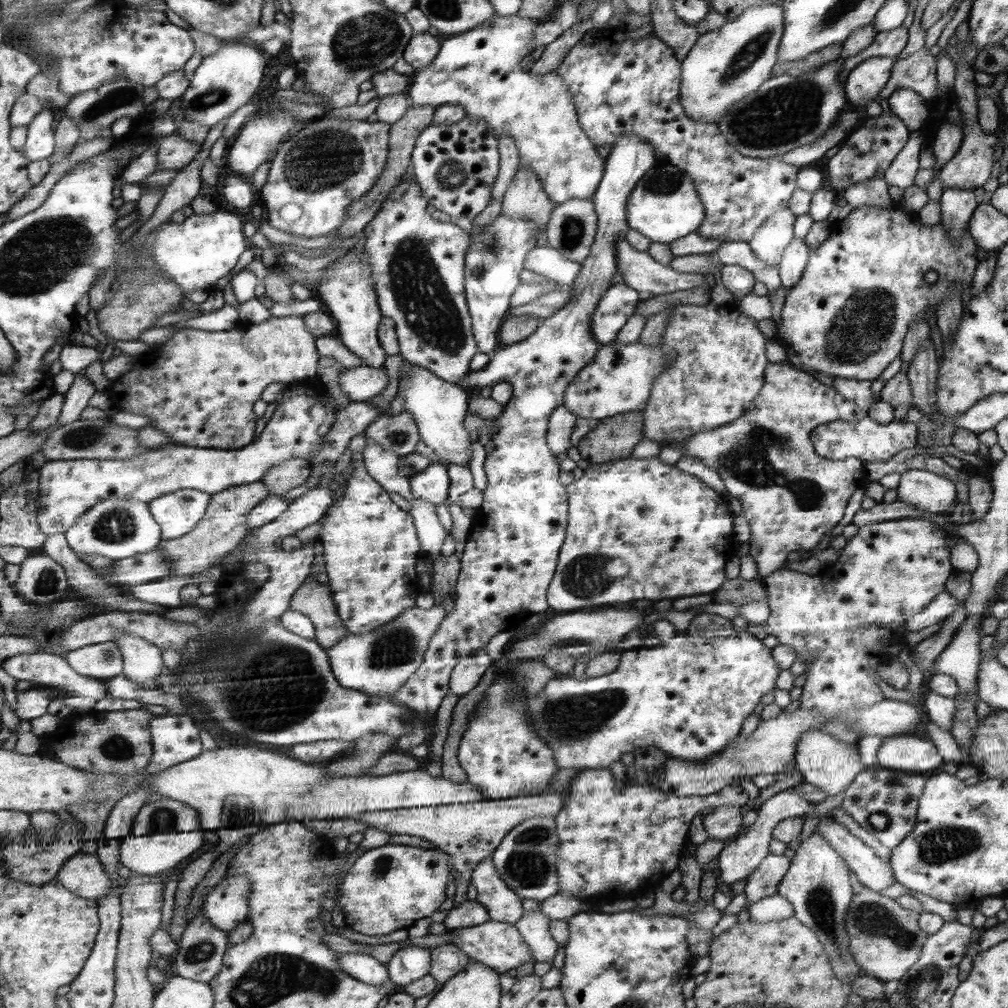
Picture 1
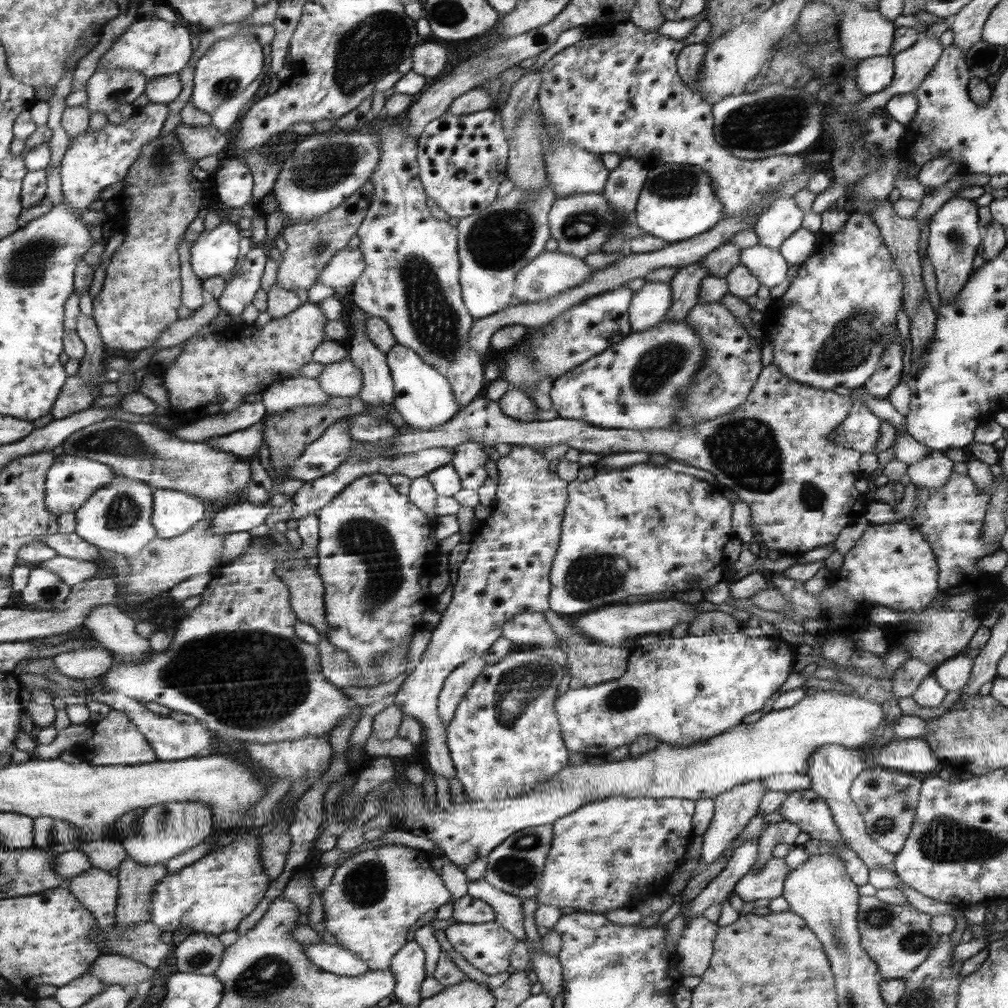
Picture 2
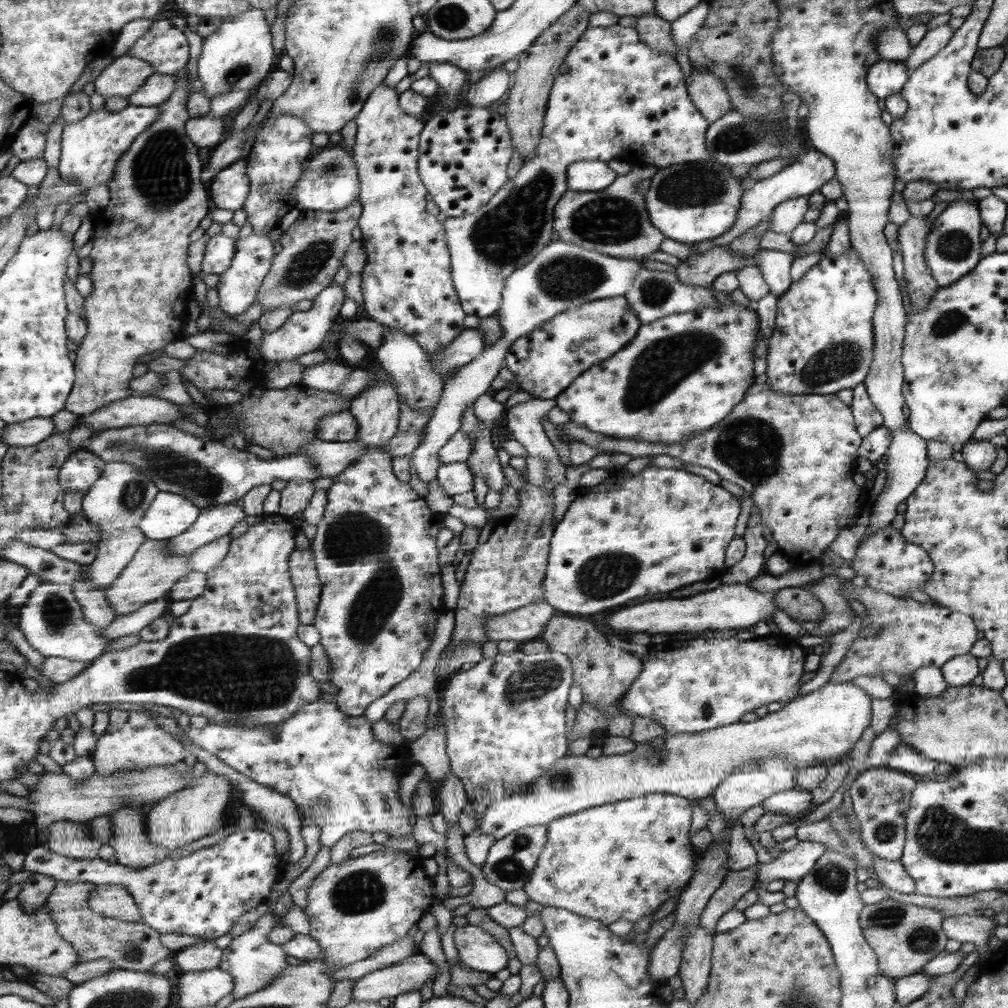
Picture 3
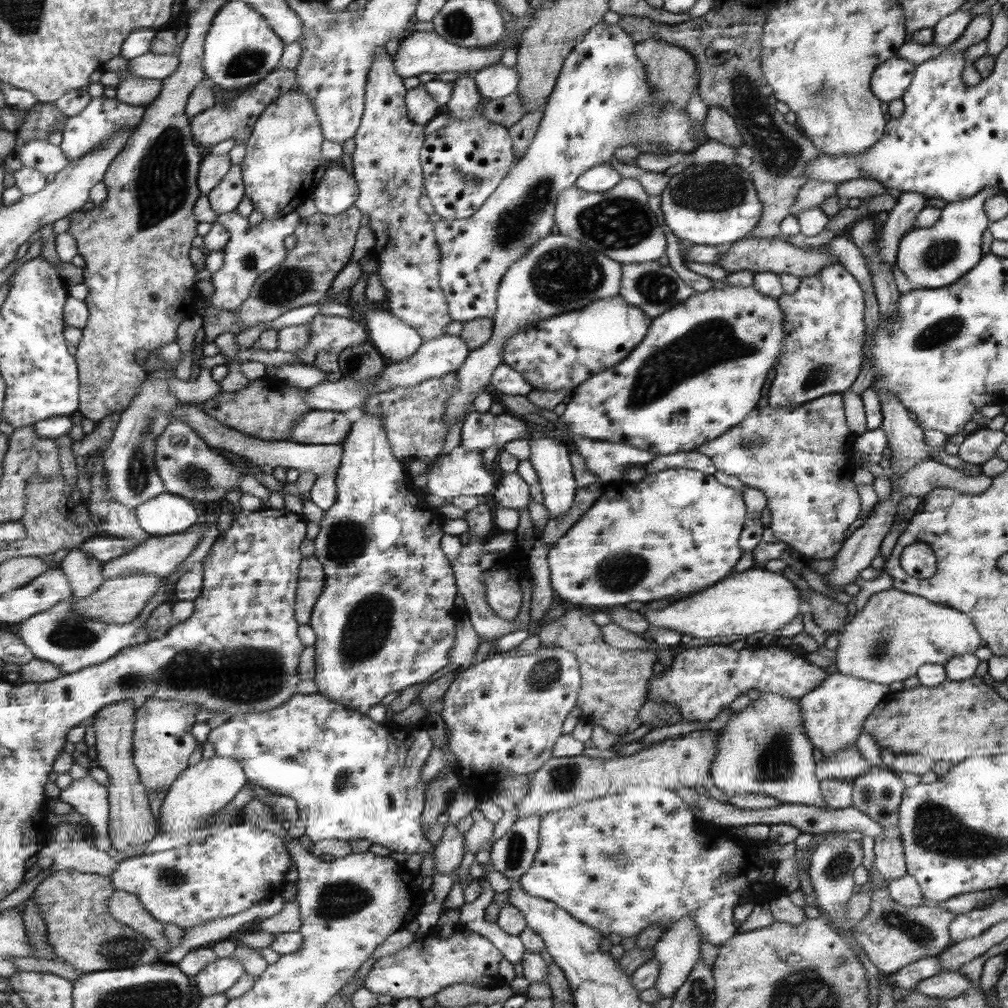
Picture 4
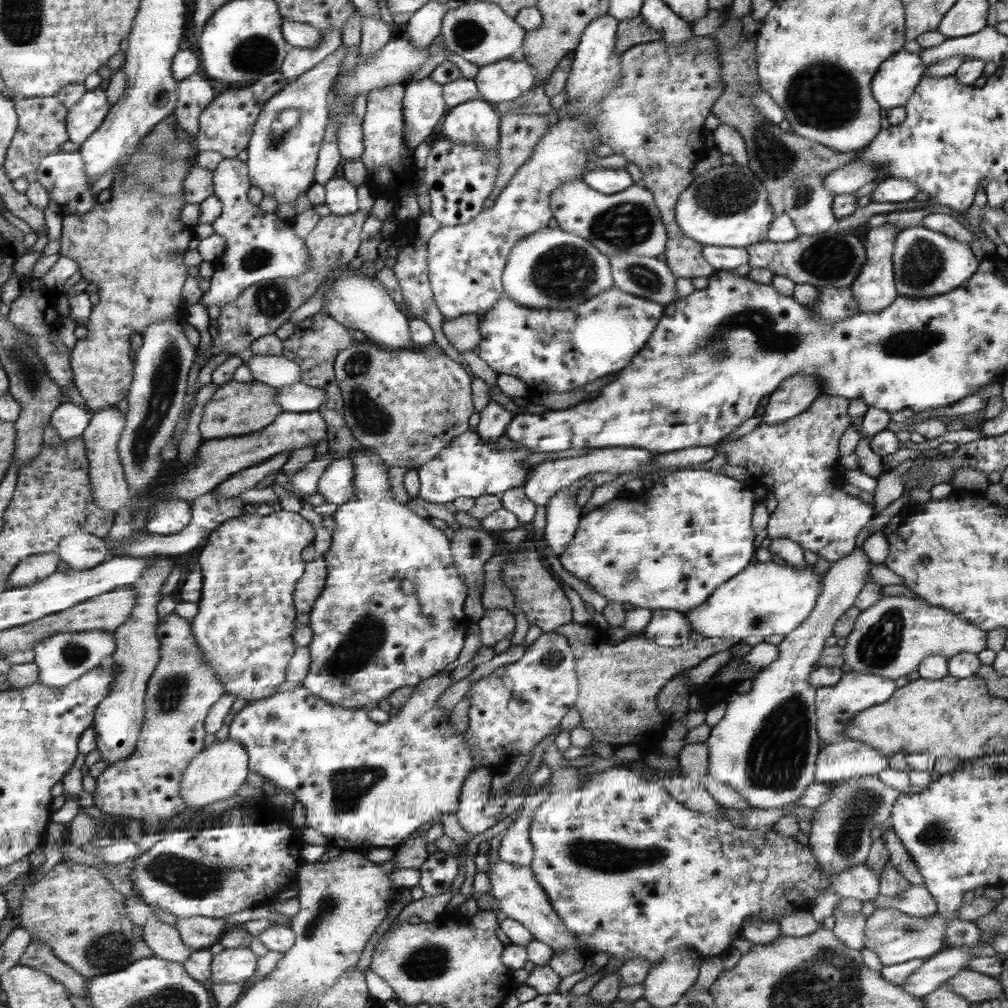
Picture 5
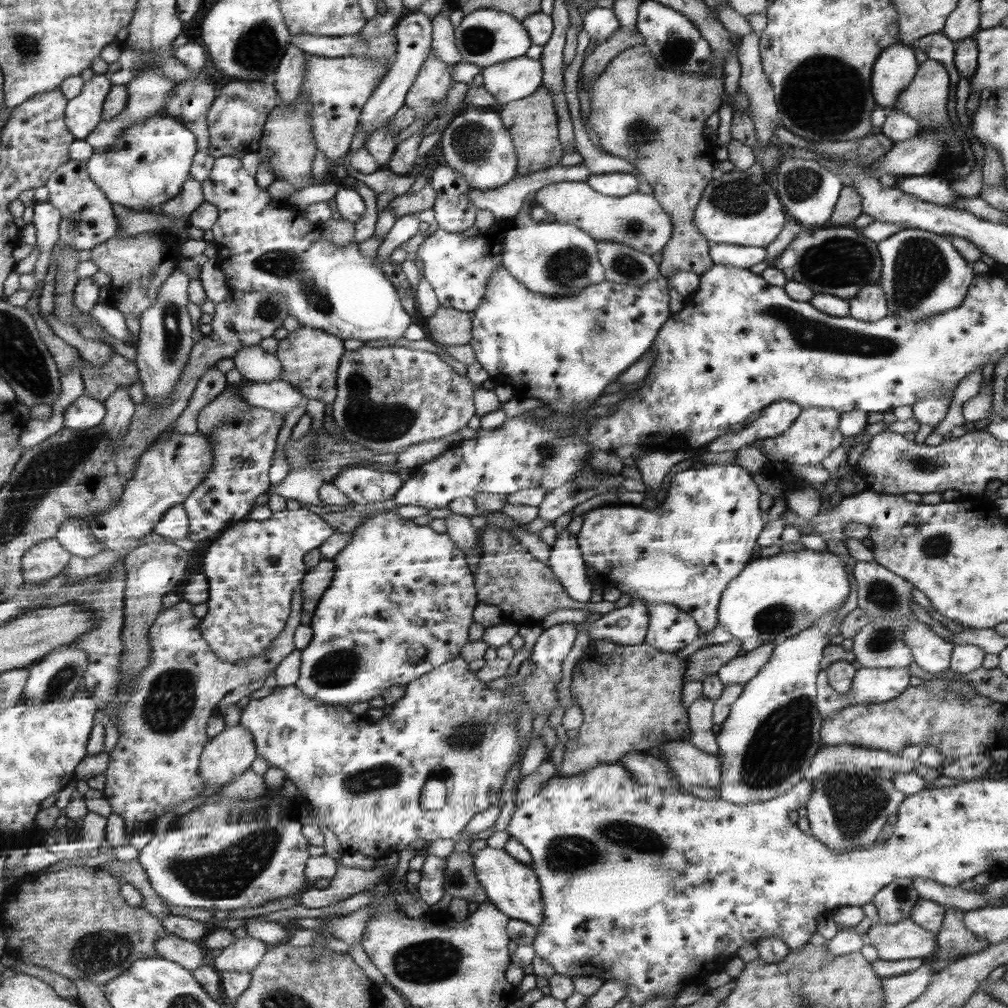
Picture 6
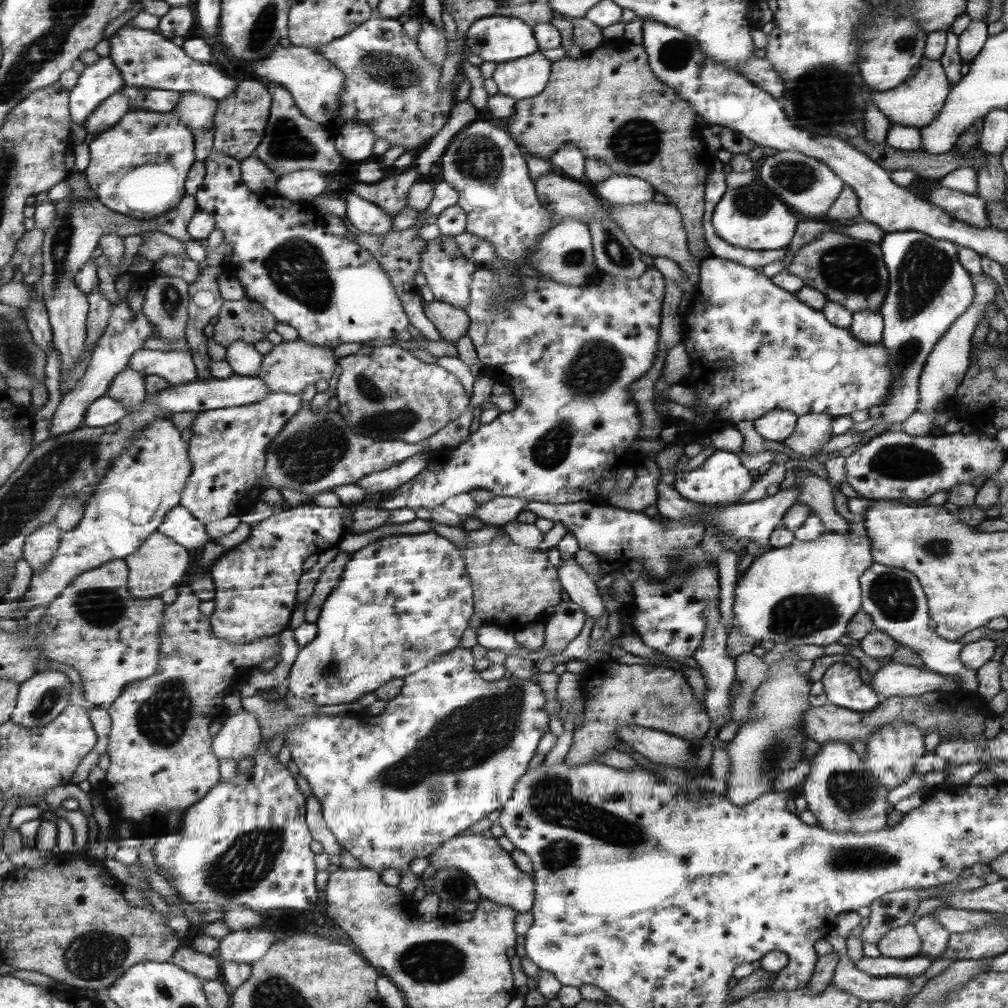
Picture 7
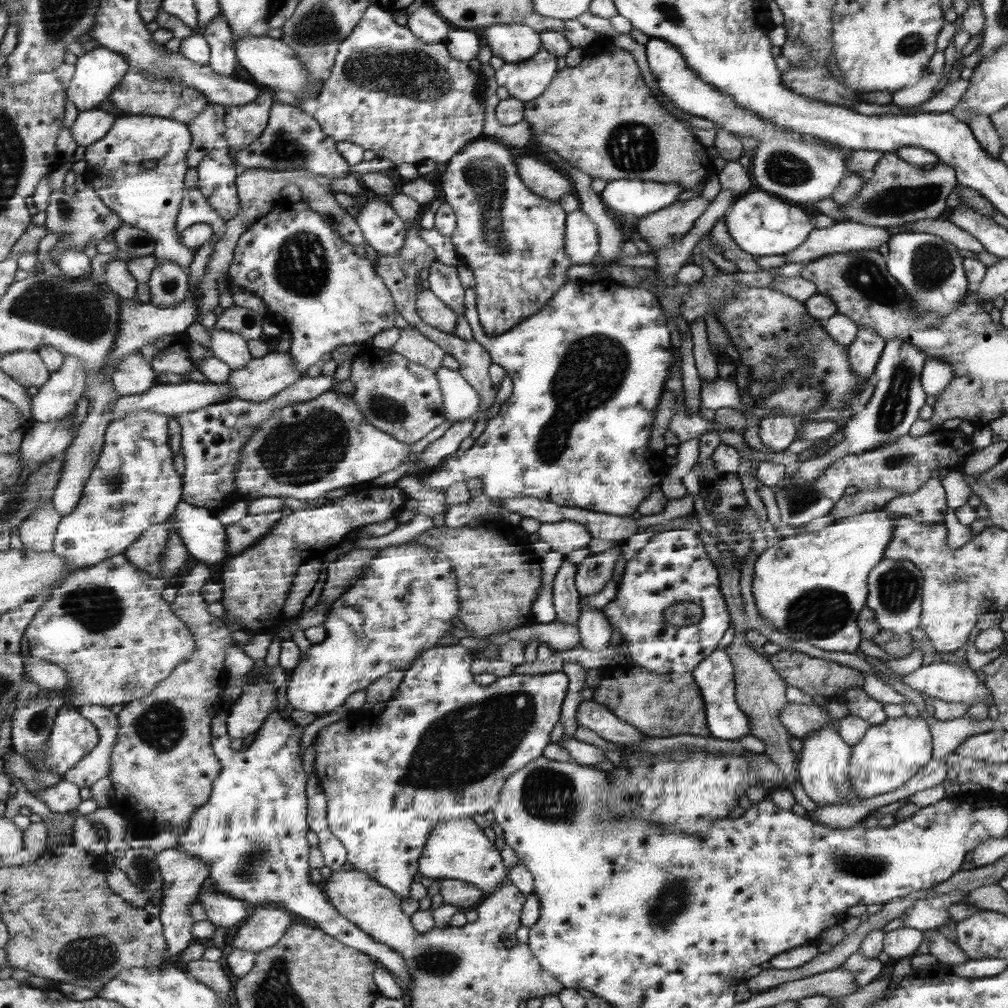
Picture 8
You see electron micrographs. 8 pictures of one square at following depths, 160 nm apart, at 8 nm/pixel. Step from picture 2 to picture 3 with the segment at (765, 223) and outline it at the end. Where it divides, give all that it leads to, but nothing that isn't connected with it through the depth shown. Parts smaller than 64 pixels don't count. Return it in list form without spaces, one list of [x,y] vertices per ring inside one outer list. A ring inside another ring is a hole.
[[[798,197],[781,202],[771,212],[771,231],[788,236],[795,227],[802,224],[803,216],[809,209],[807,197]]]

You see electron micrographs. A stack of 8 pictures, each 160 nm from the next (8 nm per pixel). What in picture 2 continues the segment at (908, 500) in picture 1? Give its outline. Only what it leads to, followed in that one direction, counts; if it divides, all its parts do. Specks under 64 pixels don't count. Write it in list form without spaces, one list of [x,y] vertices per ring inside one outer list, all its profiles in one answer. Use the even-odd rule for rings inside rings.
[[[931,451],[923,460],[907,466],[906,482],[913,484],[916,490],[924,488],[935,492],[950,479],[951,468],[953,463],[945,457],[943,451]]]

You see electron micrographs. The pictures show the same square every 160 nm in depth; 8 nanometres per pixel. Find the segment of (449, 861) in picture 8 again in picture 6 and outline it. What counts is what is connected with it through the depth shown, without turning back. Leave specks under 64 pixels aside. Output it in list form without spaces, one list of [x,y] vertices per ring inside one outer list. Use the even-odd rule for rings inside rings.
[[[483,847],[480,851],[473,852],[472,863],[479,884],[484,888],[487,902],[506,914],[510,920],[521,920],[531,925],[533,929],[539,929],[544,918],[540,882],[534,870],[528,865],[511,858],[505,850]]]

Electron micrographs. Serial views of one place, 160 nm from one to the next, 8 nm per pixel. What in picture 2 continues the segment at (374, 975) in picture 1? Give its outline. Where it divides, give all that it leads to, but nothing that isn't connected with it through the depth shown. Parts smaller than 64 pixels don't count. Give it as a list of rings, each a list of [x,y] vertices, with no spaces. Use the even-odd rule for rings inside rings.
[[[323,942],[304,944],[304,952],[315,965],[336,975],[361,976],[369,969],[358,954],[345,950],[339,945]]]

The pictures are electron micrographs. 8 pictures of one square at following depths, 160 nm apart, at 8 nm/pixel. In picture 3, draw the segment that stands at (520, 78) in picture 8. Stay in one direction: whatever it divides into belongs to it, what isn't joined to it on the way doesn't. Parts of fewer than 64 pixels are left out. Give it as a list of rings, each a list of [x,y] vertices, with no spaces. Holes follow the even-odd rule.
[[[502,67],[491,69],[489,74],[475,81],[465,93],[465,102],[472,107],[483,107],[499,100],[509,86],[509,75]]]

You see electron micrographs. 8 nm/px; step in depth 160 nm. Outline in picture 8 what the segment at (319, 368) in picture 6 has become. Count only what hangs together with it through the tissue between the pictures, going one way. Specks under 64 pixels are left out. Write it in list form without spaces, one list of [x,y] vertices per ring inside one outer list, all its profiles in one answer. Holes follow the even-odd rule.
[[[269,350],[267,354],[259,358],[252,358],[243,368],[232,370],[226,381],[232,386],[231,398],[258,403],[273,397],[274,394],[291,386],[303,376],[306,375],[294,367],[291,354]]]

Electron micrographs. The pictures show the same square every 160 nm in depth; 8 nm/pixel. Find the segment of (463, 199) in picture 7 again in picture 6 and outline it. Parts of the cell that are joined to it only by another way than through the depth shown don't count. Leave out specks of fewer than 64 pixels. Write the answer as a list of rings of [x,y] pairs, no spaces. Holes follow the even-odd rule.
[[[461,107],[445,128],[441,131],[440,148],[443,160],[453,172],[461,174],[467,182],[467,186],[473,190],[495,190],[515,178],[517,172],[517,160],[514,153],[513,139],[509,131],[502,125],[501,116],[496,109],[481,107]]]

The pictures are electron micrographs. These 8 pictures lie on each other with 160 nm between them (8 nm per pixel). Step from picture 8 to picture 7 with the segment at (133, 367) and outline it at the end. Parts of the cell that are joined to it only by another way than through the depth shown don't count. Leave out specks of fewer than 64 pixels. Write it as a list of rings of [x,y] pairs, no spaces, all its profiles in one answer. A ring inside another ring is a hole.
[[[129,366],[115,377],[109,387],[108,395],[117,402],[122,402],[128,410],[138,410],[148,398],[145,377]]]

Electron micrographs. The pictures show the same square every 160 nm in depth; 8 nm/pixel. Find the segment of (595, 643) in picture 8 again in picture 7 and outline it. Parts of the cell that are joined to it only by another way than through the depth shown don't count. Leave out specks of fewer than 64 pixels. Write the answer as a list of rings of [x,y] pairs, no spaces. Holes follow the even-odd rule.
[[[572,559],[559,563],[558,579],[562,582],[563,592],[571,602],[595,620],[602,614],[604,602],[590,574]]]

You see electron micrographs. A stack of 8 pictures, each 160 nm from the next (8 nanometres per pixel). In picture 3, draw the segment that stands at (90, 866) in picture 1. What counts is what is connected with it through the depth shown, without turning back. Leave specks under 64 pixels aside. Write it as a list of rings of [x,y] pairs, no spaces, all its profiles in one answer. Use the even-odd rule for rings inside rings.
[[[120,884],[96,885],[91,889],[89,905],[91,910],[109,918],[123,919],[123,922],[143,922],[134,895]]]

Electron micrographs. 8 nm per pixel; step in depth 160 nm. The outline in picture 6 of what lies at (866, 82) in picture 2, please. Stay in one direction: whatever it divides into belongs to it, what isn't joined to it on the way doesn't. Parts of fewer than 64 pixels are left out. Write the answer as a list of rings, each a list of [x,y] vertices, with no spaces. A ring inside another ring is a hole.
[[[895,42],[883,49],[882,54],[876,58],[871,73],[871,90],[875,104],[885,109],[893,108],[917,72],[918,63],[913,54],[913,45]]]

